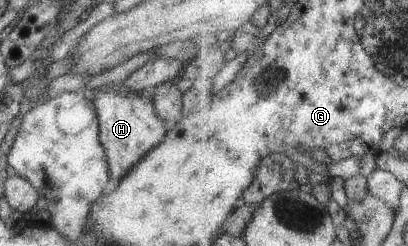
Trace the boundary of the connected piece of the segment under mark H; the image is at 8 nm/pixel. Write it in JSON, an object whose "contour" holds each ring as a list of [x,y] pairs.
{"contour":[[[108,83],[91,96],[98,120],[98,139],[103,147],[112,182],[117,182],[141,157],[163,140],[168,126],[155,114],[152,97],[130,91],[123,84]]]}

